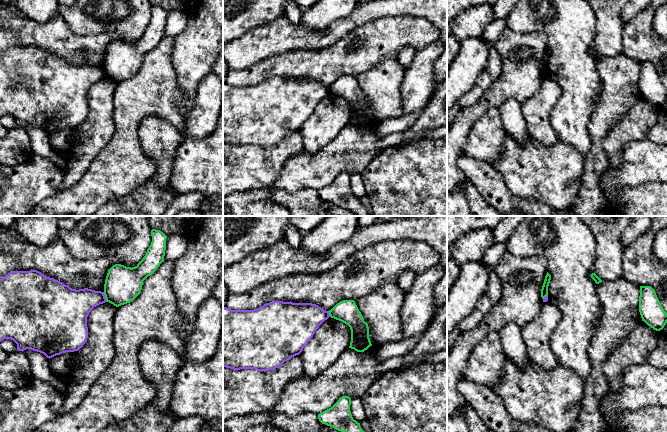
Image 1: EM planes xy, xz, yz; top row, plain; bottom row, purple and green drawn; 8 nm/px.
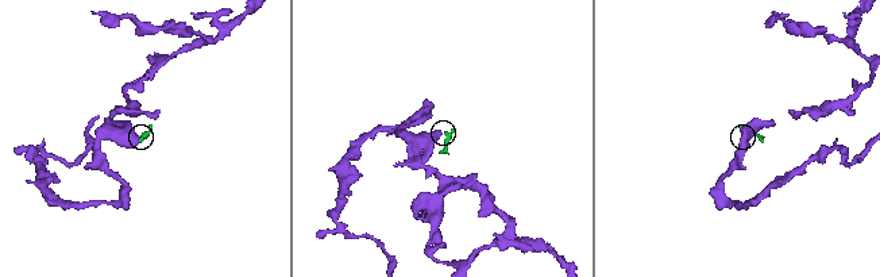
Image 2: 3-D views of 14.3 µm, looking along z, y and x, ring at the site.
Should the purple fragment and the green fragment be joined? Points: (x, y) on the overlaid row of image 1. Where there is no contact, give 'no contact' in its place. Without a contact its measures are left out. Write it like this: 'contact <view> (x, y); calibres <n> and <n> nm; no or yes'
contact xy (104, 297); calibres 260 and 300 nm; no

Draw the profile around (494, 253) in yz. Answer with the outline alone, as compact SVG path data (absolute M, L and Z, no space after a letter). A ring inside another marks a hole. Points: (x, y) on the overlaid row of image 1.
M494 243L487 249L481 263L486 267L494 269L507 251L507 243Z

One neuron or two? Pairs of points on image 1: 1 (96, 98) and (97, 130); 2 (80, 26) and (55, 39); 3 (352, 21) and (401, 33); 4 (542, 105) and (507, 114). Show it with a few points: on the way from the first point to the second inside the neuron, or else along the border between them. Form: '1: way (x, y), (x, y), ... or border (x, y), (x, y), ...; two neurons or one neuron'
1: way (97, 106), (97, 122); one neuron
2: border (59, 15), (76, 33), (95, 35); two neurons
3: border (385, 16), (358, 25), (343, 36); two neurons
4: border (521, 104), (521, 110), (529, 132); two neurons

